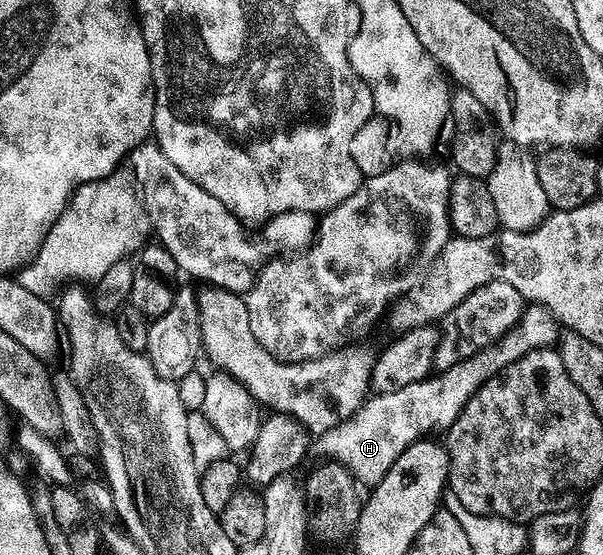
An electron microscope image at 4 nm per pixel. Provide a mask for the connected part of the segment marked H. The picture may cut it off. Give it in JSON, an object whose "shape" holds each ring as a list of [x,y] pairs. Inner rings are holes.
{"shape":[[[529,306],[519,323],[498,342],[461,358],[452,367],[443,368],[439,372],[441,375],[433,373],[427,379],[414,381],[414,385],[402,385],[396,391],[382,391],[365,399],[356,414],[319,436],[320,451],[324,454],[321,456],[346,465],[357,480],[379,482],[390,465],[394,465],[396,458],[411,443],[436,433],[432,431],[447,432],[454,425],[458,413],[462,413],[466,401],[478,393],[487,379],[534,349],[552,347],[557,339],[556,318],[544,307]]]}

